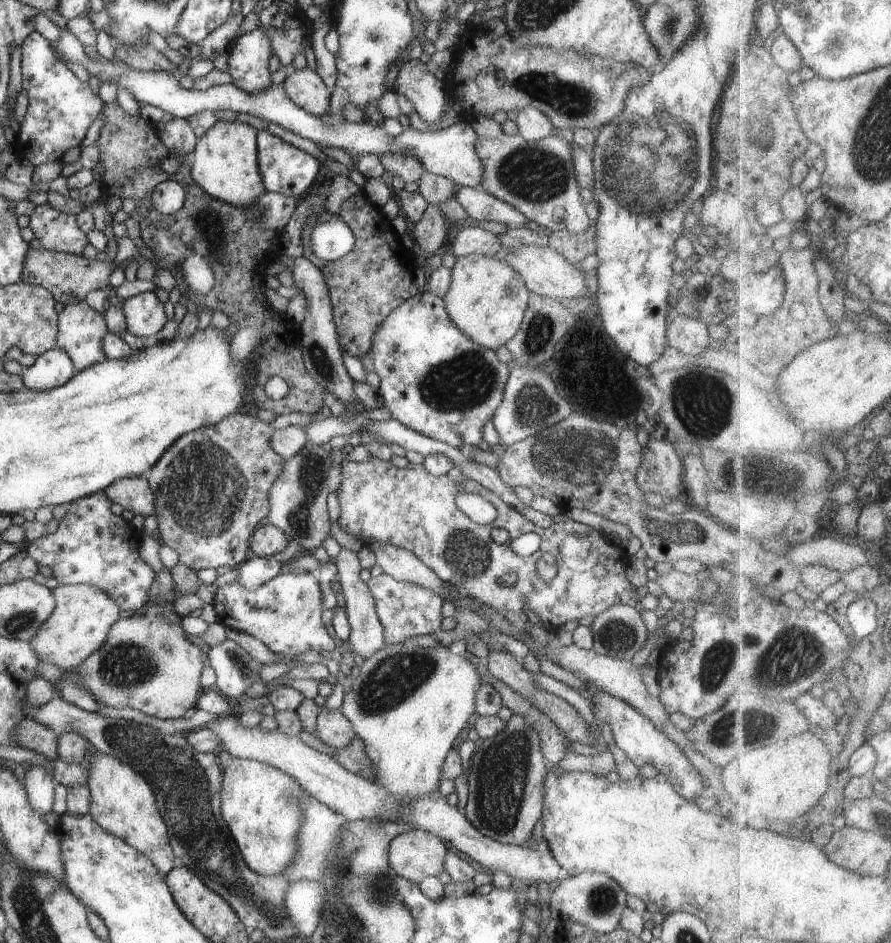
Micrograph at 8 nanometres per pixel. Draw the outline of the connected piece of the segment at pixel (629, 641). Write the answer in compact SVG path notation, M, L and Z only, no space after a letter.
M615 604L594 617L590 626L593 632L591 650L613 659L630 661L650 633L642 621L639 606Z

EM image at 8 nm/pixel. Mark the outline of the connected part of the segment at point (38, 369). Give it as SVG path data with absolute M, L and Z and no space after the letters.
M54 348L37 356L32 366L24 367L21 377L24 388L42 392L66 384L76 373L68 353Z

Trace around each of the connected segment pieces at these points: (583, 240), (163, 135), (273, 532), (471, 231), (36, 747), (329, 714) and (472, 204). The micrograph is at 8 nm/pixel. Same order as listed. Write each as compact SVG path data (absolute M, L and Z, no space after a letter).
M594 222L581 233L554 231L549 236L548 246L564 255L570 262L578 265L588 256L594 255L597 249L597 228Z
M186 119L158 121L155 123L162 144L172 153L180 157L192 154L197 140L194 131Z
M273 524L259 525L252 533L249 550L251 556L271 557L282 552L289 541L289 536Z
M480 227L461 228L452 242L452 252L457 258L471 254L493 257L503 244L498 235Z
M27 716L22 717L21 721L13 730L15 744L34 750L38 754L43 754L50 760L57 759L57 736L52 729L46 728L43 724L29 719Z
M321 707L319 710L315 736L332 748L346 748L356 737L352 723L342 714L340 708L328 710L326 707Z
M456 187L455 199L468 213L468 217L478 222L481 220L492 220L492 222L502 222L508 227L528 227L528 220L520 211L517 211L511 204L505 203L482 188Z

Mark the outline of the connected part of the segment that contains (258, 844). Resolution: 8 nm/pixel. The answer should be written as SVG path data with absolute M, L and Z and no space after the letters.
M232 757L231 762L226 768L222 768L222 790L221 790L221 815L224 817L226 824L228 825L229 831L231 832L236 846L239 848L245 863L255 872L260 873L261 875L282 875L283 870L288 868L292 861L295 859L296 852L296 841L295 838L299 833L301 827L301 812L300 812L300 799L301 794L304 792L301 784L290 775L287 775L285 772L278 770L278 768L270 766L269 764L252 760L252 759L241 759L238 757Z

